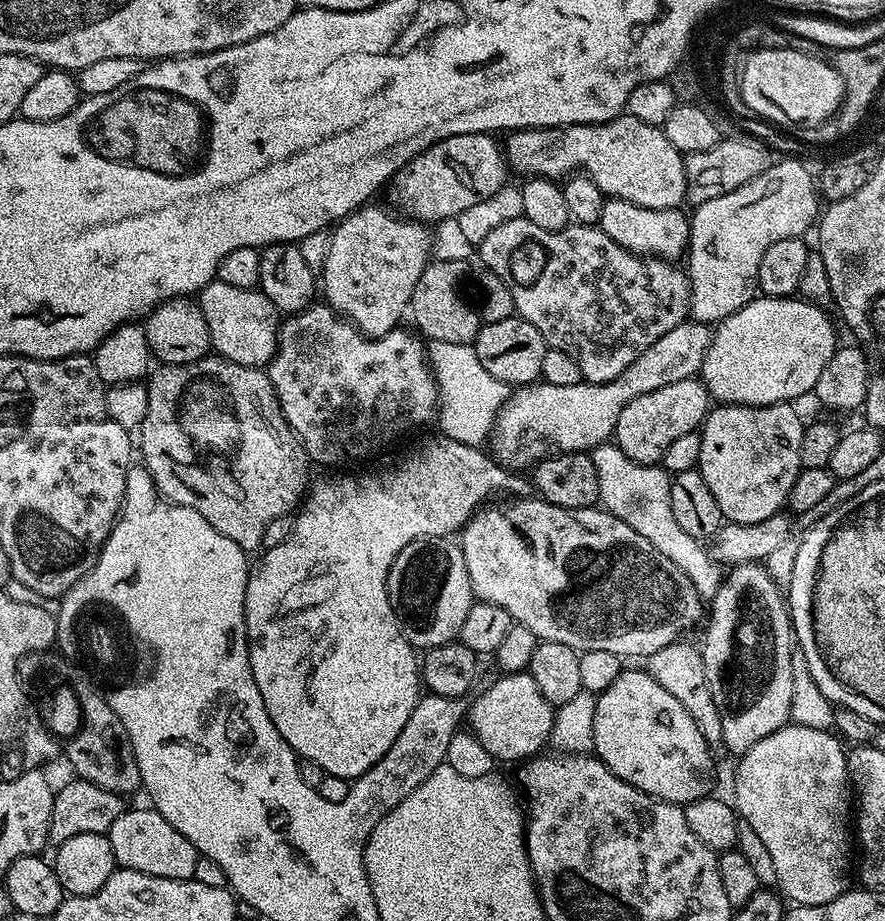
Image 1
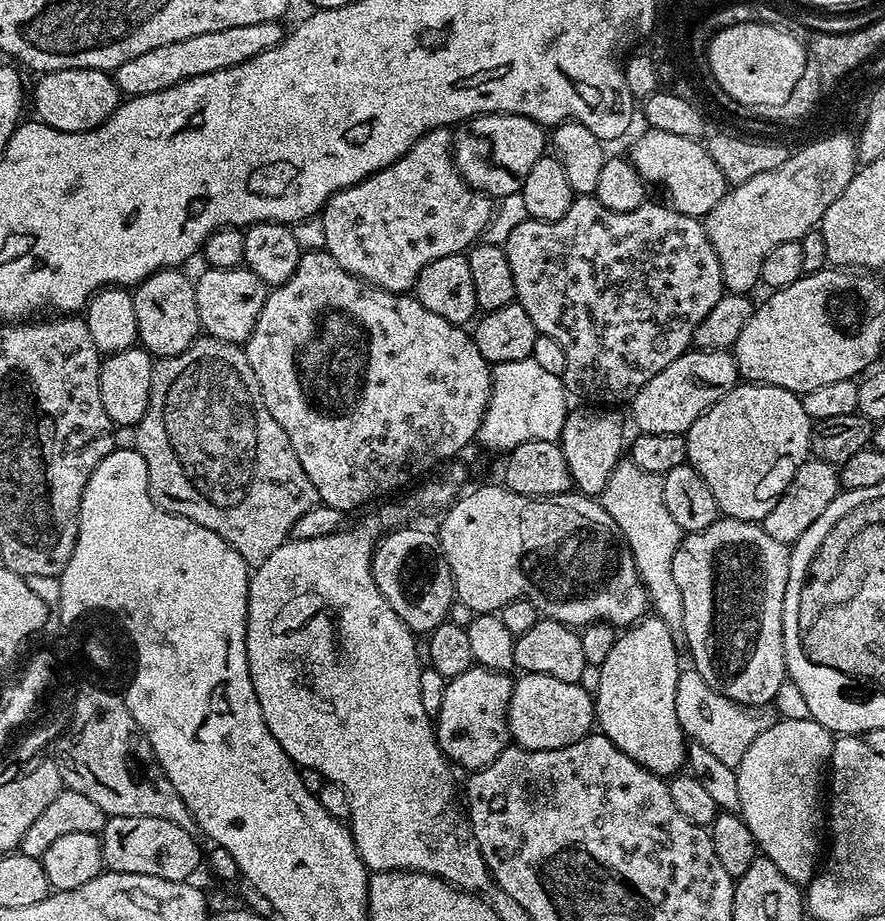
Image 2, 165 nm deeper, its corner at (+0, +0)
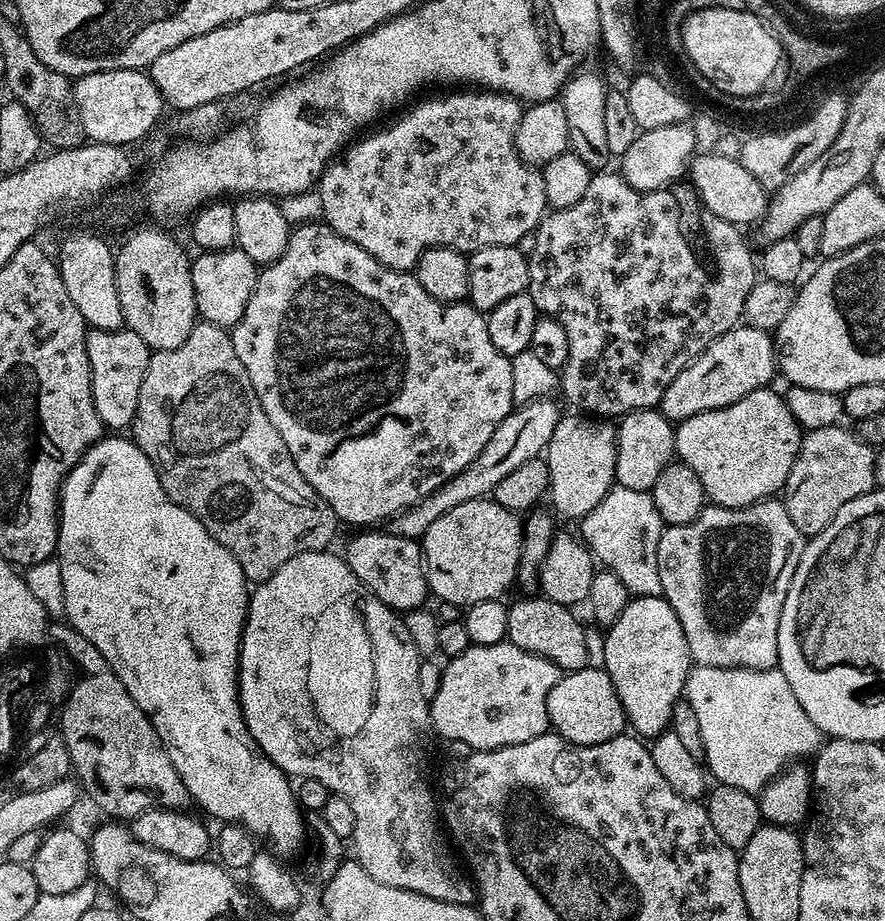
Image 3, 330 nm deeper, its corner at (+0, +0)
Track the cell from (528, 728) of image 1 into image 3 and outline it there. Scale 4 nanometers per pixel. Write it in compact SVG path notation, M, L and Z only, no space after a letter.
M586 667L561 675L554 690L550 690L546 710L551 731L578 746L610 742L610 738L621 735L626 728L618 690L614 690L614 682L610 682L610 674L603 668Z

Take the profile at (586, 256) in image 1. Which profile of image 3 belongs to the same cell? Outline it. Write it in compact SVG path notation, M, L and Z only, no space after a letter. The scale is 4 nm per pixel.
M600 170L595 173L586 186L586 194L574 206L557 208L549 211L544 219L536 225L532 252L527 253L528 258L528 297L534 302L537 313L554 318L566 330L566 338L570 342L570 354L566 358L562 375L558 384L564 388L564 396L573 404L573 409L584 414L591 414L597 418L619 418L635 412L638 408L656 408L662 394L666 394L666 386L682 374L682 370L691 360L698 358L710 342L717 340L722 334L737 327L741 323L746 298L750 290L756 285L758 279L758 264L754 259L754 252L748 249L744 236L737 225L718 218L718 214L709 208L701 207L700 220L692 208L687 208L680 201L676 190L659 188L653 192L639 192L634 186L626 183L623 176L616 170Z

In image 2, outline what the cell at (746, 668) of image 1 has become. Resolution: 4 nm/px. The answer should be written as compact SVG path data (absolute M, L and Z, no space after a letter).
M717 518L706 530L690 532L683 537L677 547L673 558L673 578L681 590L682 610L684 611L684 623L682 635L688 639L688 648L692 651L691 667L716 692L732 700L745 709L760 708L763 704L771 705L776 699L778 690L786 683L786 669L784 666L784 595L786 594L786 582L788 581L788 553L789 545L778 542L766 534L766 530L759 523L750 520L733 520L731 518Z

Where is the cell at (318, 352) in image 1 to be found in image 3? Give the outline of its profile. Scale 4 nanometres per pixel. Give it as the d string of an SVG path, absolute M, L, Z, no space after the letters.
M323 222L297 224L289 231L286 251L282 254L282 258L259 269L254 294L250 294L250 302L246 302L246 310L236 327L231 329L231 334L234 350L238 354L238 358L242 358L242 366L246 366L246 374L250 374L250 382L258 394L258 402L262 402L262 410L266 410L266 418L270 418L270 426L274 426L274 430L278 430L282 442L286 442L286 450L290 450L290 458L294 458L302 478L306 478L306 482L310 482L310 486L314 486L314 490L328 503L330 510L334 510L337 521L343 523L345 520L348 524L360 524L356 526L380 526L391 520L393 516L397 516L402 510L414 506L422 498L434 494L434 490L438 490L438 486L442 486L450 478L454 478L462 470L466 470L466 466L470 466L470 462L474 462L474 458L478 458L478 454L482 454L482 446L486 446L486 442L490 442L490 434L494 434L494 430L498 430L500 423L510 415L516 404L512 361L495 348L494 342L490 342L490 330L485 313L479 312L477 308L473 308L467 302L443 304L430 298L430 294L426 294L426 290L422 290L418 278L412 272L399 272L393 268L387 268L385 264L378 262L378 258L366 254L366 250L362 250L362 246L342 238L329 224Z

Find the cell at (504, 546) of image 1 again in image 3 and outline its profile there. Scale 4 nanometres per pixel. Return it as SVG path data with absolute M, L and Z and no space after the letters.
M491 498L462 502L462 506L454 506L454 510L442 514L422 538L429 593L437 601L454 603L461 610L472 604L501 599L516 579L523 529L517 513L498 506Z

